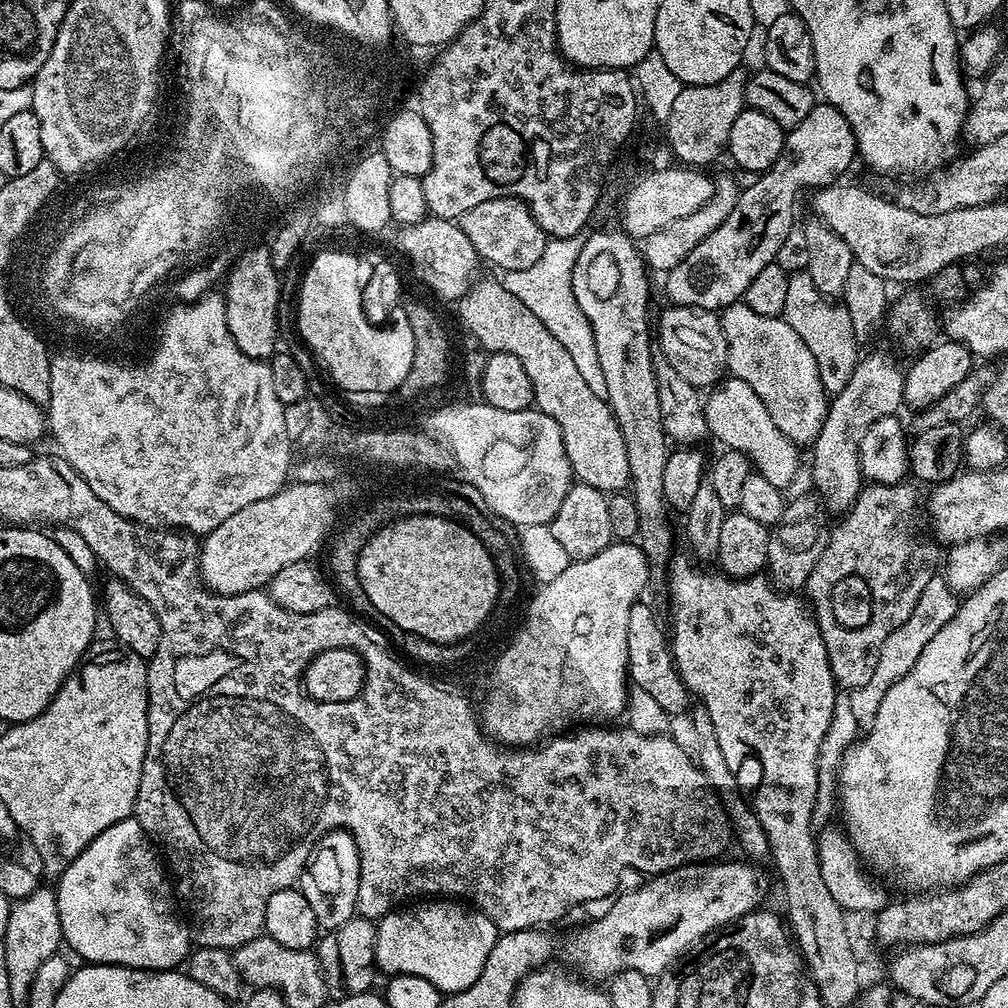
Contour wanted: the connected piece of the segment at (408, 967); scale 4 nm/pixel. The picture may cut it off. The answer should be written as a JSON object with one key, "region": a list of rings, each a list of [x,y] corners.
{"region":[[[452,898],[416,902],[380,917],[376,924],[376,967],[389,977],[418,974],[418,978],[434,982],[441,994],[461,992],[478,982],[497,935],[496,923],[475,906]]]}

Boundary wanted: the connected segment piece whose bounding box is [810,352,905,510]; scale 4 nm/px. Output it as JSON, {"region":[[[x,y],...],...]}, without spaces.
{"region":[[[872,352],[859,361],[846,386],[831,397],[828,416],[824,419],[815,444],[810,448],[815,491],[823,497],[829,509],[847,510],[858,498],[862,487],[862,434],[866,434],[866,430],[870,430],[878,418],[894,416],[901,411],[899,408],[904,404],[904,373],[905,369],[900,368],[899,362],[890,353]]]}

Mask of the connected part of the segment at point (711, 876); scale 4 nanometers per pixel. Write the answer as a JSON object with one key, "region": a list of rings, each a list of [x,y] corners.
{"region":[[[728,860],[725,864],[684,864],[680,868],[671,868],[659,876],[645,879],[645,884],[633,892],[621,891],[597,920],[592,920],[585,928],[578,929],[565,942],[565,954],[585,972],[585,977],[593,976],[588,977],[593,981],[611,978],[622,970],[638,970],[643,976],[659,977],[660,973],[665,972],[675,960],[679,960],[689,948],[699,944],[708,933],[757,911],[763,905],[760,903],[763,902],[764,891],[768,888],[768,880],[764,877],[763,870],[755,868],[755,863],[740,860]]]}

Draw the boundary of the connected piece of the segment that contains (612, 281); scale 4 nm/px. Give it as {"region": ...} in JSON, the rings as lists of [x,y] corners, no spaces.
{"region":[[[619,227],[616,228],[604,228],[585,239],[572,267],[572,289],[582,314],[592,327],[598,362],[606,377],[603,395],[612,407],[626,442],[626,458],[632,474],[630,495],[637,504],[640,519],[639,546],[653,569],[667,569],[674,551],[672,528],[668,525],[670,509],[664,500],[662,477],[666,471],[670,439],[664,432],[659,406],[656,361],[652,354],[654,332],[648,329],[650,272],[637,241]]]}

